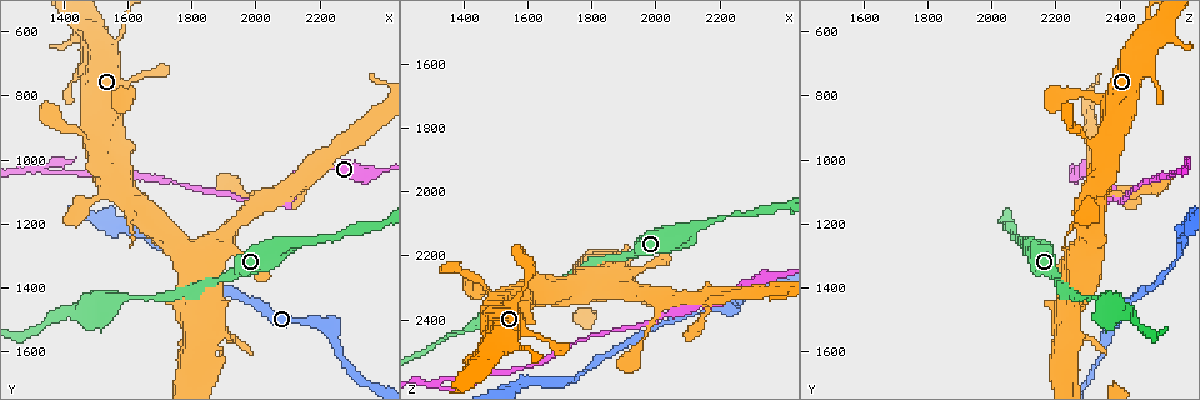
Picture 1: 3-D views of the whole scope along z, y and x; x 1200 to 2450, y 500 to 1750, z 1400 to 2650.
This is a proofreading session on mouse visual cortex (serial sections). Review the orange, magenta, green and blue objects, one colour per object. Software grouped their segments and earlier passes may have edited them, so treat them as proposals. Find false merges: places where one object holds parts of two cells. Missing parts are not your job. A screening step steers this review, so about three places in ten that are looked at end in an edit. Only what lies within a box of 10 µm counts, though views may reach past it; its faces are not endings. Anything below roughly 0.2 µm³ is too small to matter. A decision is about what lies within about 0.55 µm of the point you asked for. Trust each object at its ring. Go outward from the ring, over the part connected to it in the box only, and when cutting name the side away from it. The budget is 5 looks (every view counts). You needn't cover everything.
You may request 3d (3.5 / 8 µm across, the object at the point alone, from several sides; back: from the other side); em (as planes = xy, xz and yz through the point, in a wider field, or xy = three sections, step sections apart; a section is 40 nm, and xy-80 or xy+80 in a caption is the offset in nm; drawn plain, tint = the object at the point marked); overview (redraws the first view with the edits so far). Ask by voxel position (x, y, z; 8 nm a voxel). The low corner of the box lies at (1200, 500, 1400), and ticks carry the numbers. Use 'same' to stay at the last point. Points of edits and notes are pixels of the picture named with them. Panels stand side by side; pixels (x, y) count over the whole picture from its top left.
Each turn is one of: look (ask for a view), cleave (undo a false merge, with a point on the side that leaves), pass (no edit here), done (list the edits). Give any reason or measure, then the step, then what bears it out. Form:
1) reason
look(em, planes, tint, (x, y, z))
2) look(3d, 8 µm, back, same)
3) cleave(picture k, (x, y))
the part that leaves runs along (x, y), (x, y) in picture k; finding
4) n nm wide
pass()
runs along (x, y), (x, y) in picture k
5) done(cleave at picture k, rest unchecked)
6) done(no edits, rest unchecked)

sudden change in width
look(3d, 3.5 µm, (2160, 1260, 2100))

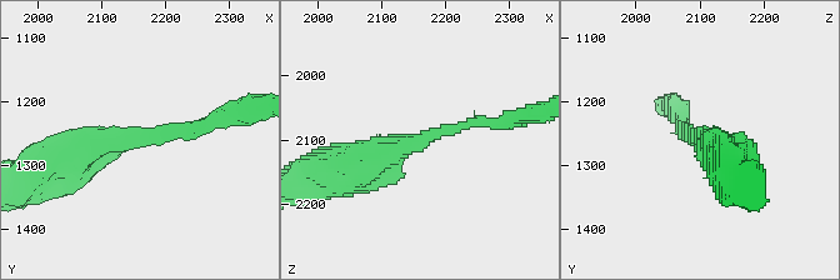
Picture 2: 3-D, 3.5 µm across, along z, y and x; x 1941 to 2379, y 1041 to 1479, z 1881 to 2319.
now the EM
look(em, planes, tint, (2145, 1255, 2105))

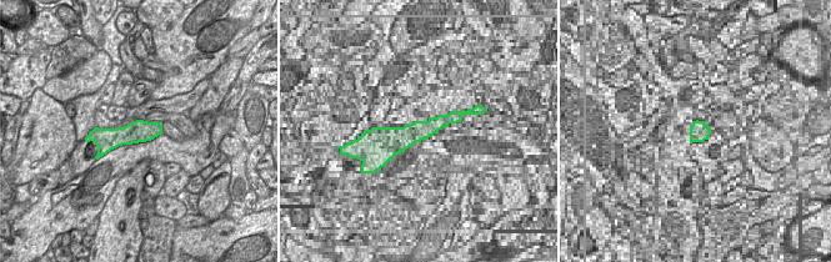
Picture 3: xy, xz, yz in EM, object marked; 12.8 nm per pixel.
pass()
runs along (345, 173), (371, 154), (490, 121) in picture 2; one cell here

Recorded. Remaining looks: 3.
sudden change in width
look(3d, 3.5 µm, back, (2200, 1510, 2370))

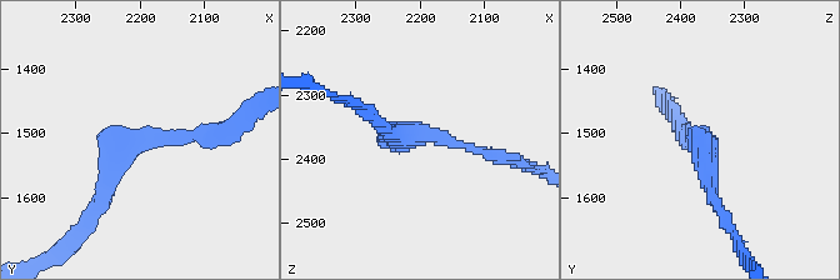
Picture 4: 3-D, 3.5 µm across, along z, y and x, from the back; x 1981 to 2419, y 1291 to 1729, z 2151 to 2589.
arms of 150, 200 nm; now the EM
look(em, xy, step 1, tint, (2195, 1510, 2360))

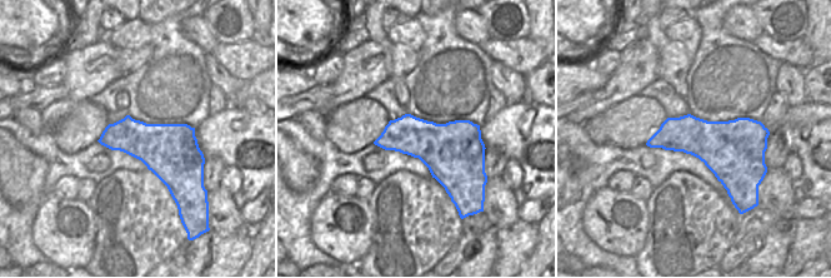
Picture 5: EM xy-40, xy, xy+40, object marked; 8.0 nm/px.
pass()
runs along (216, 133), (129, 144), (98, 205) in picture 4; continuous, no second cell

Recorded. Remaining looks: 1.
done(no edits, rest unchecked)

